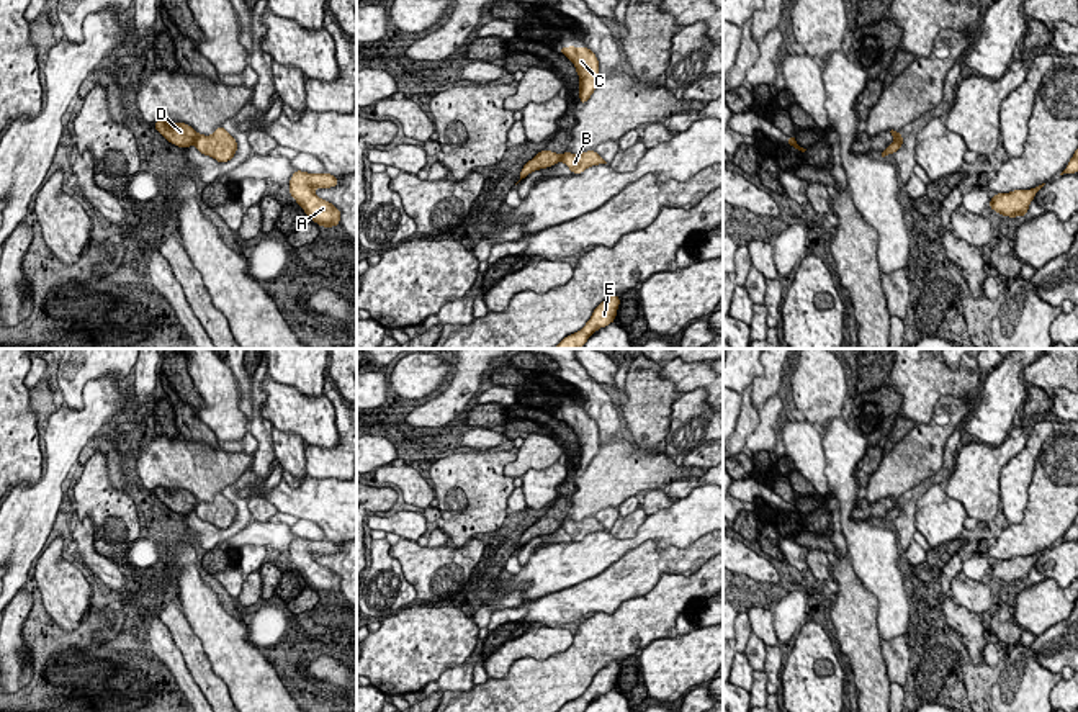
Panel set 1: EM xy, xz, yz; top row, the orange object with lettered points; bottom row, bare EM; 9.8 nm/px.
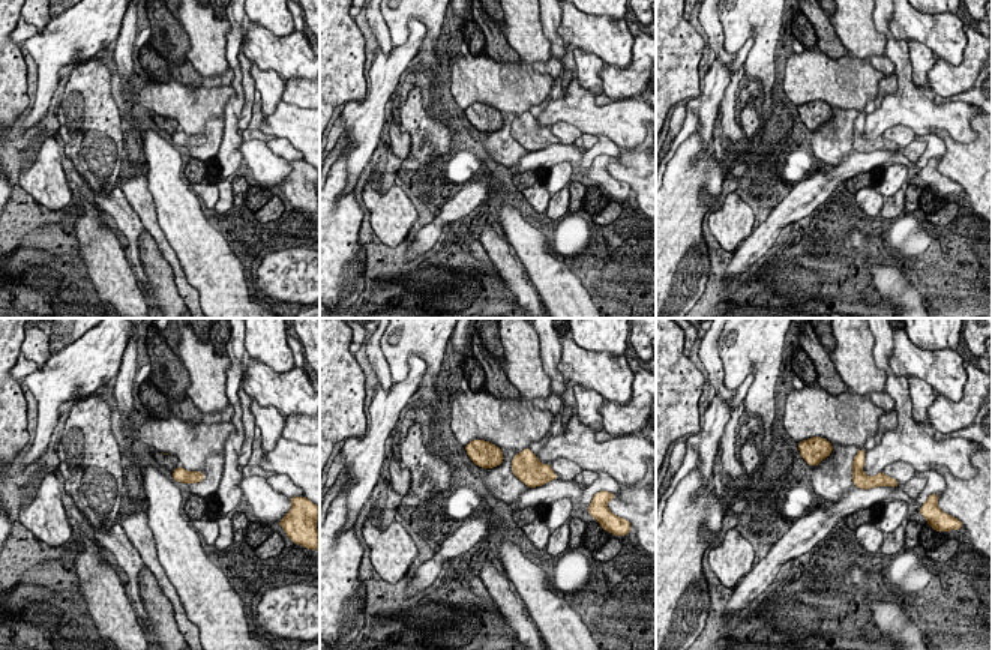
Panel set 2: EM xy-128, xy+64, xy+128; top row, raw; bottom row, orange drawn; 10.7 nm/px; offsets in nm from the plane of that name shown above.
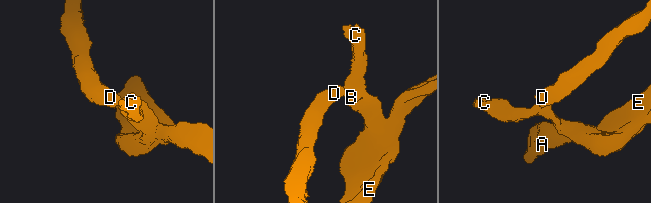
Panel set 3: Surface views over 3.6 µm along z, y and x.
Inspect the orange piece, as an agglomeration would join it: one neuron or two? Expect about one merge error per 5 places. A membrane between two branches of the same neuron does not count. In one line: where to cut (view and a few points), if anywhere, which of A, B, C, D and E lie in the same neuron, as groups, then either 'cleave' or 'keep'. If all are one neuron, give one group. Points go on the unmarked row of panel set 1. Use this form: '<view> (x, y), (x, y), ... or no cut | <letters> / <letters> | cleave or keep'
xy (198, 501), (193, 509) | A B C E / D | cleave

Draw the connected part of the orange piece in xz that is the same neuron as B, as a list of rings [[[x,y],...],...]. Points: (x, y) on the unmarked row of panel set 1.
[[[594,516],[586,517],[579,522],[574,522],[569,517],[566,517],[563,520],[563,529],[569,534],[573,540],[582,540],[592,532],[607,530]]]

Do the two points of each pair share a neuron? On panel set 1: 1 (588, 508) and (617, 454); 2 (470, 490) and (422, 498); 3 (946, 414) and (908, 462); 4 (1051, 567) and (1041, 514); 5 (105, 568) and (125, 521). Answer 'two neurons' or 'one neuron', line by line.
1: one neuron
2: two neurons
3: one neuron
4: two neurons
5: two neurons

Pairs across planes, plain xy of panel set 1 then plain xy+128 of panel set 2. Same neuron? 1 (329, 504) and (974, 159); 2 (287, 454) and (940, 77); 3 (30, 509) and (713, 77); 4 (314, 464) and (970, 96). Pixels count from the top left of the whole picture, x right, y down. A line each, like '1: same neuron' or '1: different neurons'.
1: different neurons
2: different neurons
3: same neuron
4: different neurons

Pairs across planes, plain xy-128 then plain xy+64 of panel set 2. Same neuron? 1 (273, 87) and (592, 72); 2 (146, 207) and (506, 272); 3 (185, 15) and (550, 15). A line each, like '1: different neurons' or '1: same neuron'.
1: same neuron
2: same neuron
3: different neurons

